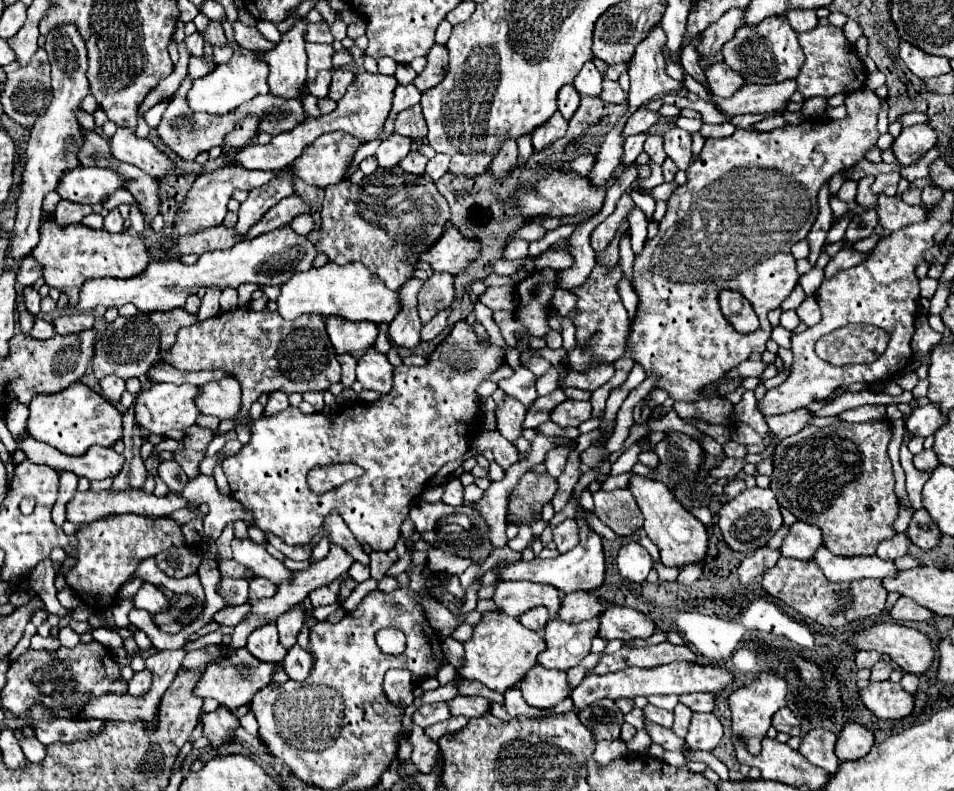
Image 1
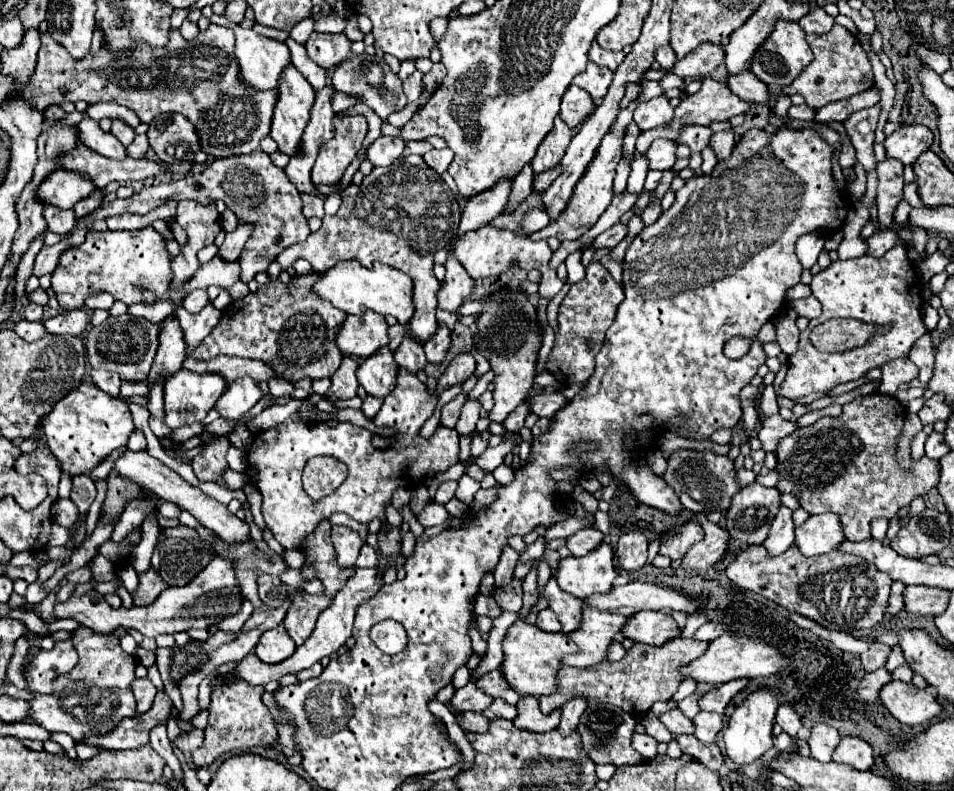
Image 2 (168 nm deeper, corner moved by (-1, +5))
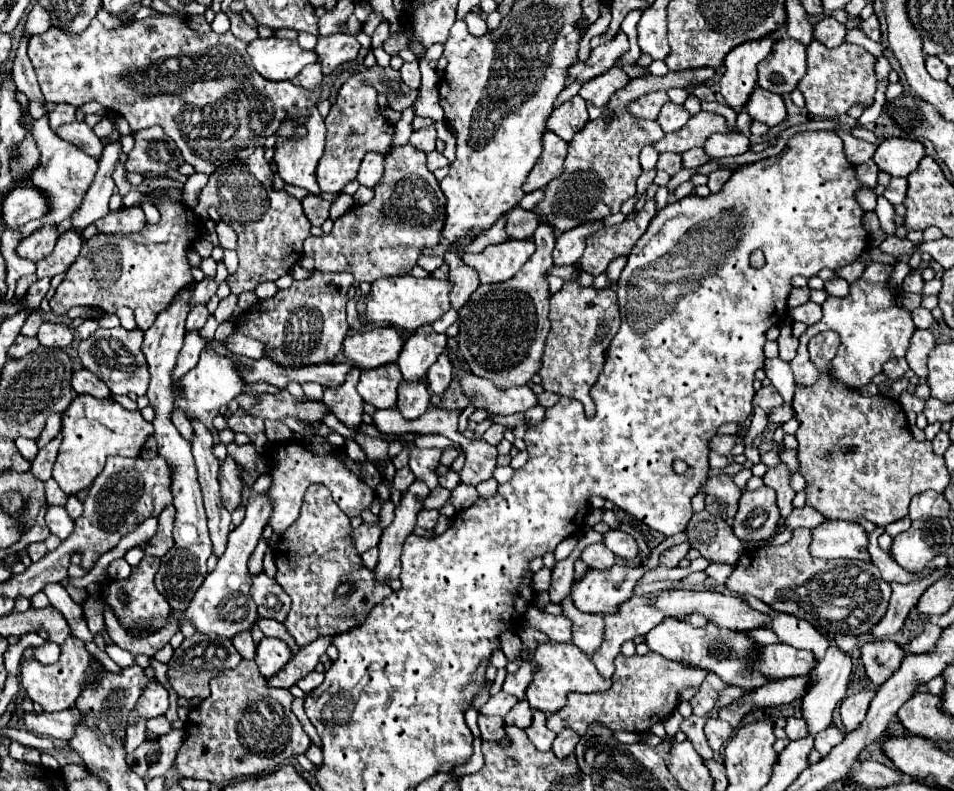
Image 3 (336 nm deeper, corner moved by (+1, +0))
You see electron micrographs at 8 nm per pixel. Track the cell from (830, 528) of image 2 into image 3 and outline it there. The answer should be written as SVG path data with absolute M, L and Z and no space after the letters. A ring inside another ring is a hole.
M825 521L813 531L811 555L821 559L859 559L871 563L867 555L869 533L851 521Z

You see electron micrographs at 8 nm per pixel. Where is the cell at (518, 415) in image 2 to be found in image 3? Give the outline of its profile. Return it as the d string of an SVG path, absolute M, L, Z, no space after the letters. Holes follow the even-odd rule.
M491 425L491 427L483 433L483 439L485 439L489 445L497 447L499 441L503 439L503 433L505 433L505 431L507 431L507 427L503 427L503 425Z

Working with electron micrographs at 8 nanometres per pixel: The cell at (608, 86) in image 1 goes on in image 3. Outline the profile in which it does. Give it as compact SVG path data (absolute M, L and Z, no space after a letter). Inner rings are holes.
M659 91L659 93L647 93L643 97L639 97L637 101L633 101L629 105L629 111L631 115L635 117L643 117L643 119L655 119L661 111L661 107L669 101L667 93Z

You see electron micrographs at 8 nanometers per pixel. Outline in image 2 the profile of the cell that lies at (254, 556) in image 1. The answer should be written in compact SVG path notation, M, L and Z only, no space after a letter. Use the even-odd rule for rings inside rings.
M125 450L115 462L113 462L113 472L117 472L121 478L125 480L133 480L133 482L139 482L145 490L153 490L159 498L163 500L169 500L169 502L175 502L179 508L185 508L189 510L205 528L213 530L221 540L225 542L239 542L239 544L249 544L253 542L251 536L249 536L249 526L247 522L239 520L235 514L231 514L227 510L227 506L219 504L217 500L213 500L211 496L203 494L199 488L187 484L177 472L173 472L171 468L167 468L163 462L155 460L153 456L149 456L147 452L133 452L133 450Z

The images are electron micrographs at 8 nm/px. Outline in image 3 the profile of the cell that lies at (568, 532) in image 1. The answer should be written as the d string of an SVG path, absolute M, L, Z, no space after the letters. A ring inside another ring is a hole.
M595 543L595 545L589 545L583 553L581 553L581 559L589 565L589 567L595 567L595 569L609 569L617 563L617 555L613 551L609 551L603 543Z

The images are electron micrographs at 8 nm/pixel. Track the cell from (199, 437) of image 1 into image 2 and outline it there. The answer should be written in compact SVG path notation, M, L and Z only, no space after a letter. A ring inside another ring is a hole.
M215 436L209 442L201 444L201 452L191 458L195 476L201 482L221 482L221 474L227 468L225 454L229 450L227 436Z

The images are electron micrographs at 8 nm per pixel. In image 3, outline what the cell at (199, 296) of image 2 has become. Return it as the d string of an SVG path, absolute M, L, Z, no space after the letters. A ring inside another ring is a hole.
M197 305L197 307L193 307L191 313L189 313L189 317L187 317L185 331L199 331L199 329L205 325L207 317L209 317L209 311L207 311L205 305Z

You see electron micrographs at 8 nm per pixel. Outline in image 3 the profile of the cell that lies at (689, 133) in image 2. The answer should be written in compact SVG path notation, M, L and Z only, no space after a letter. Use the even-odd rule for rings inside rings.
M717 133L707 139L705 151L715 159L743 155L745 151L749 151L749 137L741 133L725 133L725 135Z

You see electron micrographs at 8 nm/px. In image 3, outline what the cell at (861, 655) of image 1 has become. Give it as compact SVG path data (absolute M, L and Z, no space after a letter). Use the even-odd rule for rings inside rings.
M869 641L861 647L861 661L865 665L867 677L877 687L901 667L903 657L905 651L893 641Z

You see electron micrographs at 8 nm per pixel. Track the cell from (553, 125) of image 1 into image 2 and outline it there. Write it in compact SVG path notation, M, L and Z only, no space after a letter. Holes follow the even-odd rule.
M557 116L553 130L547 134L545 142L541 142L541 146L537 148L537 154L531 162L535 174L541 174L541 172L557 166L559 160L563 158L571 138L573 138L573 130L569 130L569 126L565 126L565 122L561 122L561 118Z

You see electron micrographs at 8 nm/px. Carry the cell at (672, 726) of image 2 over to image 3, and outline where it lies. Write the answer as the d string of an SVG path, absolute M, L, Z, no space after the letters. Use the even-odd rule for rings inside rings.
M691 715L691 717L687 717L687 719L681 723L681 729L683 729L683 733L687 735L687 739L693 741L695 751L697 751L703 759L717 759L717 761L719 761L721 757L719 757L719 755L709 747L707 739L705 739L705 733L703 733L705 723L707 723L705 717Z

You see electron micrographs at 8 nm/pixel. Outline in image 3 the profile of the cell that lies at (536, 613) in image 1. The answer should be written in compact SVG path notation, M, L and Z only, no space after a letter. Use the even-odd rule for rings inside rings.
M529 607L527 615L523 619L523 627L541 629L541 631L545 631L549 635L551 641L567 643L567 641L571 641L573 623L563 615L549 615L549 613L539 611L537 607Z

